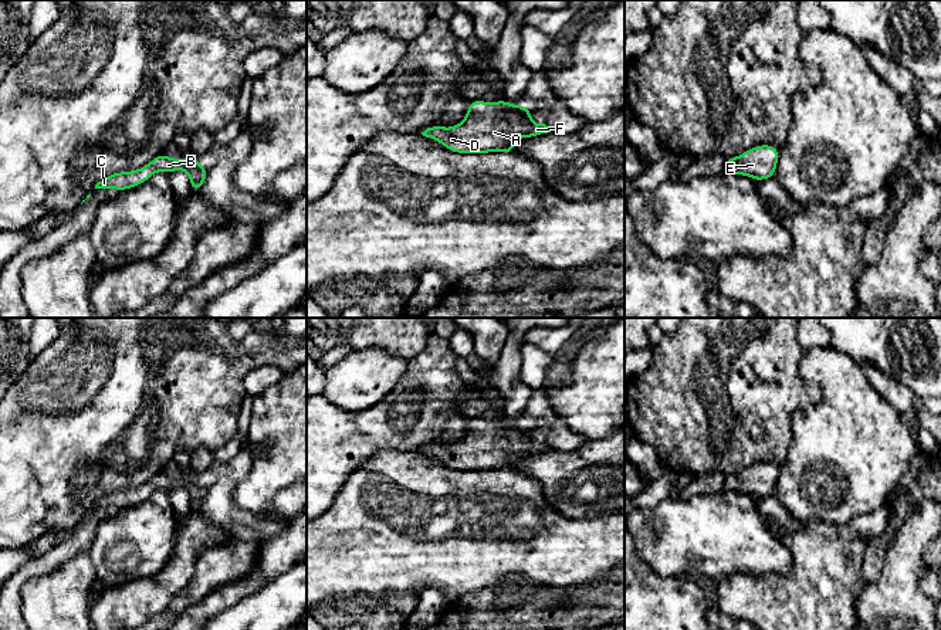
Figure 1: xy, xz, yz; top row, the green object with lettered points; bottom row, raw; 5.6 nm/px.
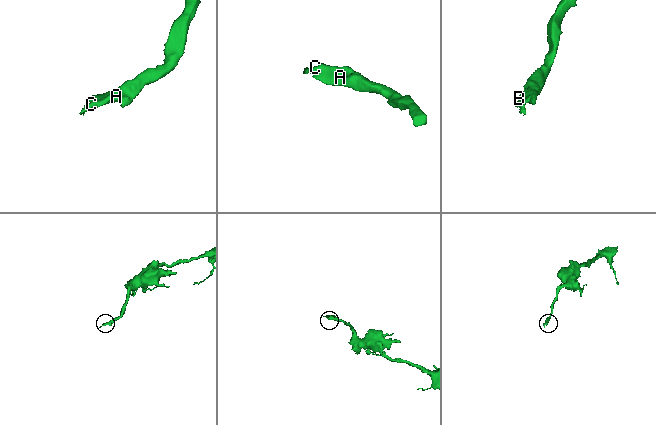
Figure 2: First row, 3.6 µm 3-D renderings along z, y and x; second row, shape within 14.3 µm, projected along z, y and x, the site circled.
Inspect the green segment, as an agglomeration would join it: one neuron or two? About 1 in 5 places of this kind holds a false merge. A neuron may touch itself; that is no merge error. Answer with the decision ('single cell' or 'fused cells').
single cell

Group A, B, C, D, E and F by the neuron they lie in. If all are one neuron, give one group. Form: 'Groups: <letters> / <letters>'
Groups: A B C D E F

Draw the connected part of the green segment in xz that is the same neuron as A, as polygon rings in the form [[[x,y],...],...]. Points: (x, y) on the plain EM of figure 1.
[[[470,419],[466,436],[451,446],[434,443],[423,454],[440,460],[456,471],[512,471],[514,460],[551,450],[545,441],[535,443],[531,429],[507,419]]]

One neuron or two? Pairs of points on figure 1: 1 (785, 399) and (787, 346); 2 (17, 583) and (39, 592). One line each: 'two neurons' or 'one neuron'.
1: one neuron
2: two neurons

